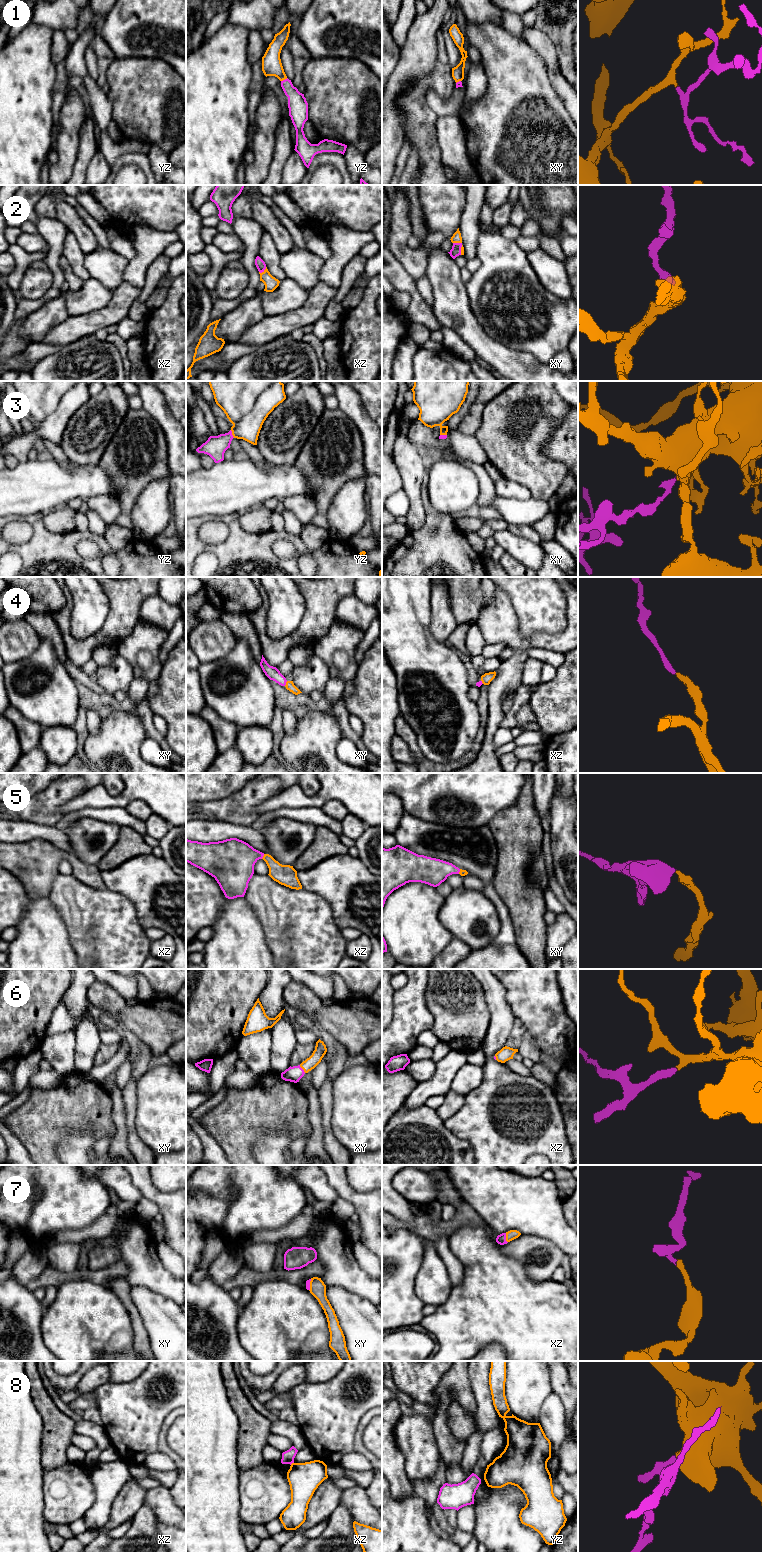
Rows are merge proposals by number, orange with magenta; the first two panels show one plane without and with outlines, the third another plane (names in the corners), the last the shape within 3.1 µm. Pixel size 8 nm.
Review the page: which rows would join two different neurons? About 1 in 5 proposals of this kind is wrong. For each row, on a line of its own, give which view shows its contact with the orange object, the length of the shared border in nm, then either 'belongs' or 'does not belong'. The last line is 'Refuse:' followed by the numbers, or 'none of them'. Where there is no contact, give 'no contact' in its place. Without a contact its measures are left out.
1: yz | 60 nm | belongs
2: xz | 80 nm | belongs
3: yz | 70 nm | belongs
4: xy | 50 nm | belongs
5: xz | 50 nm | belongs
6: xy | 80 nm | belongs
7: xz | 80 nm | belongs
8: xz | 40 nm | does not belong
Refuse: 8

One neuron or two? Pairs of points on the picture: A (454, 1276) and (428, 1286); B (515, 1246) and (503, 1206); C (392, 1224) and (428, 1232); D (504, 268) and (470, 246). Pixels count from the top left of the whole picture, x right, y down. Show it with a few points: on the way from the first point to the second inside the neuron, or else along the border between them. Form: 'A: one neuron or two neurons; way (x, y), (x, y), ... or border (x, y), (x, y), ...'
A: two neurons; border (440, 1256), (452, 1287)
B: two neurons; border (521, 1234), (540, 1235), (544, 1238)
C: one neuron; way (401, 1224), (419, 1224)
D: two neurons; border (480, 231), (476, 256)

